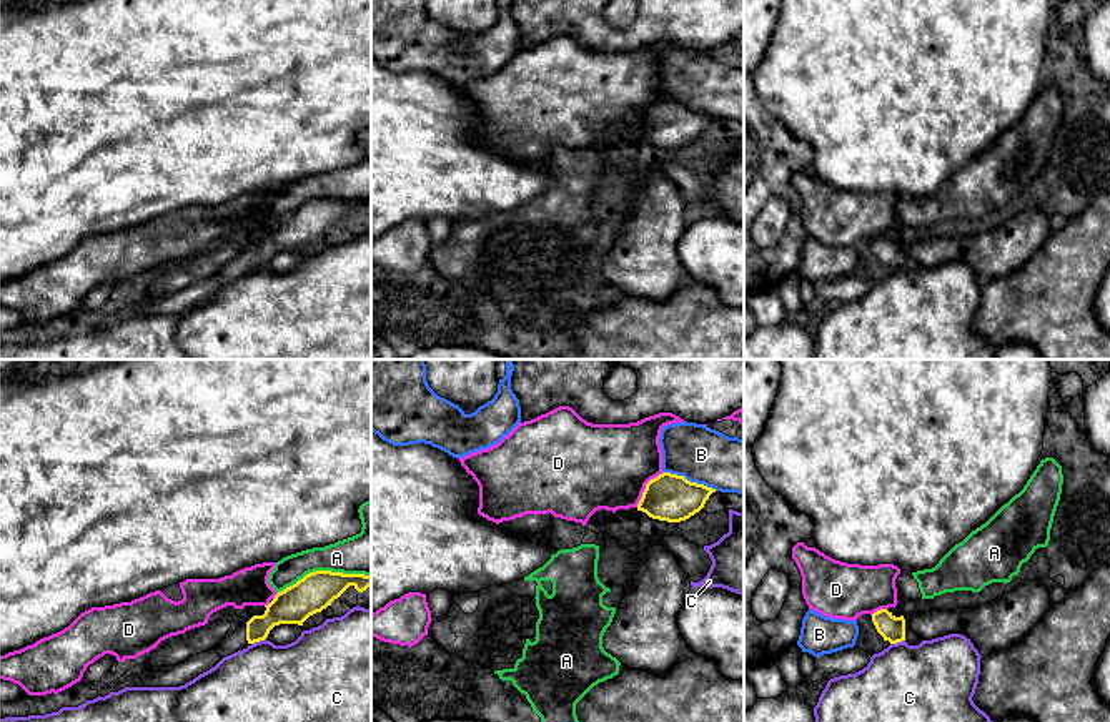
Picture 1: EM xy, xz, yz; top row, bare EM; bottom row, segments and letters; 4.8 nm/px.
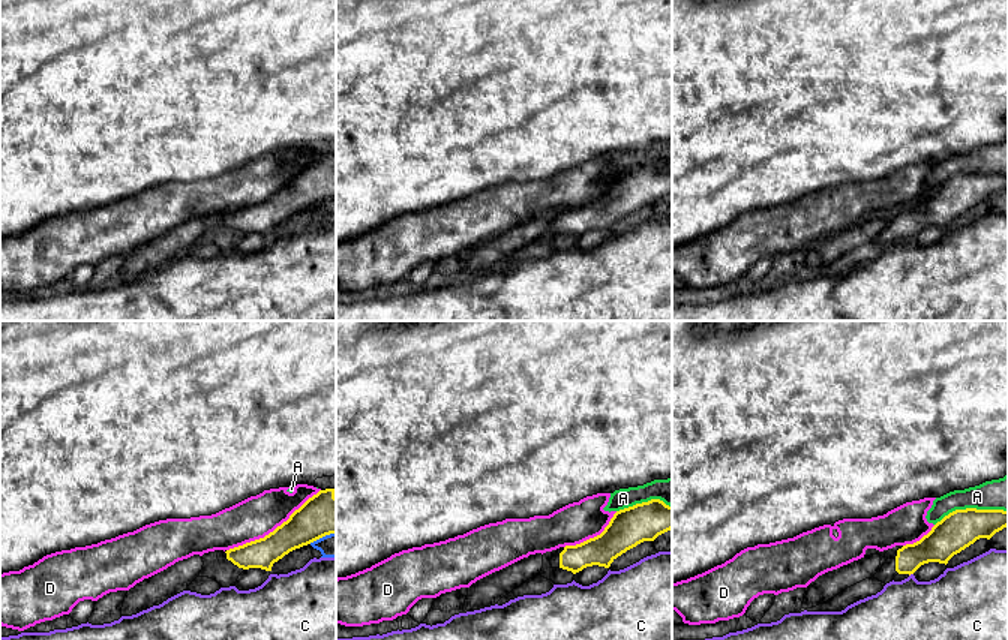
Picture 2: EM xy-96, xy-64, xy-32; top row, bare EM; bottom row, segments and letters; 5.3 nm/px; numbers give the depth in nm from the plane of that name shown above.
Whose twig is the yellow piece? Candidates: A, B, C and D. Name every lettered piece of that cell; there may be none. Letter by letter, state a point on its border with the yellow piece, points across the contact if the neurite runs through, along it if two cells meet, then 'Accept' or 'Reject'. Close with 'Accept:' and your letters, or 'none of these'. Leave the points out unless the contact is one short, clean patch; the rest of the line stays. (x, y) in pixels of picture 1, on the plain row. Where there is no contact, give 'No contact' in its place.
A: Touches yellow at xy (323, 198). Reject
B: Touches yellow at xz (689, 108). Reject
C: Touches yellow at xy (258, 268). Boundary: xy (265, 265), (252, 271). Reject
D: Touches yellow at xz (646, 115). Reject
Accept: none of these

